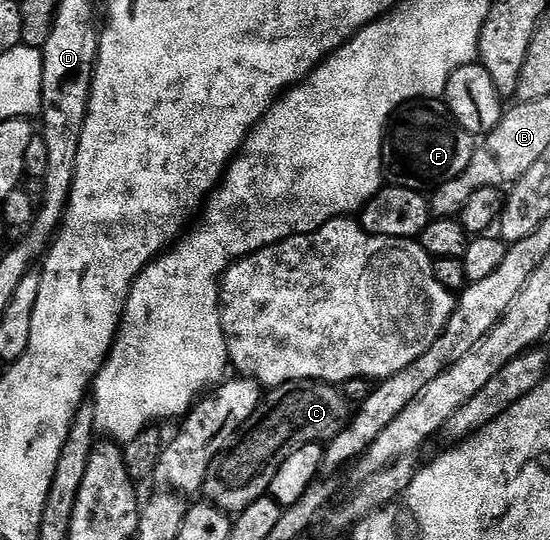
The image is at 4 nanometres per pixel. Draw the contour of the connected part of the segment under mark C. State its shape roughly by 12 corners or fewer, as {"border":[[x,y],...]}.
{"border":[[330,382],[268,389],[209,464],[202,496],[228,516],[277,468],[330,442],[353,406]]}

